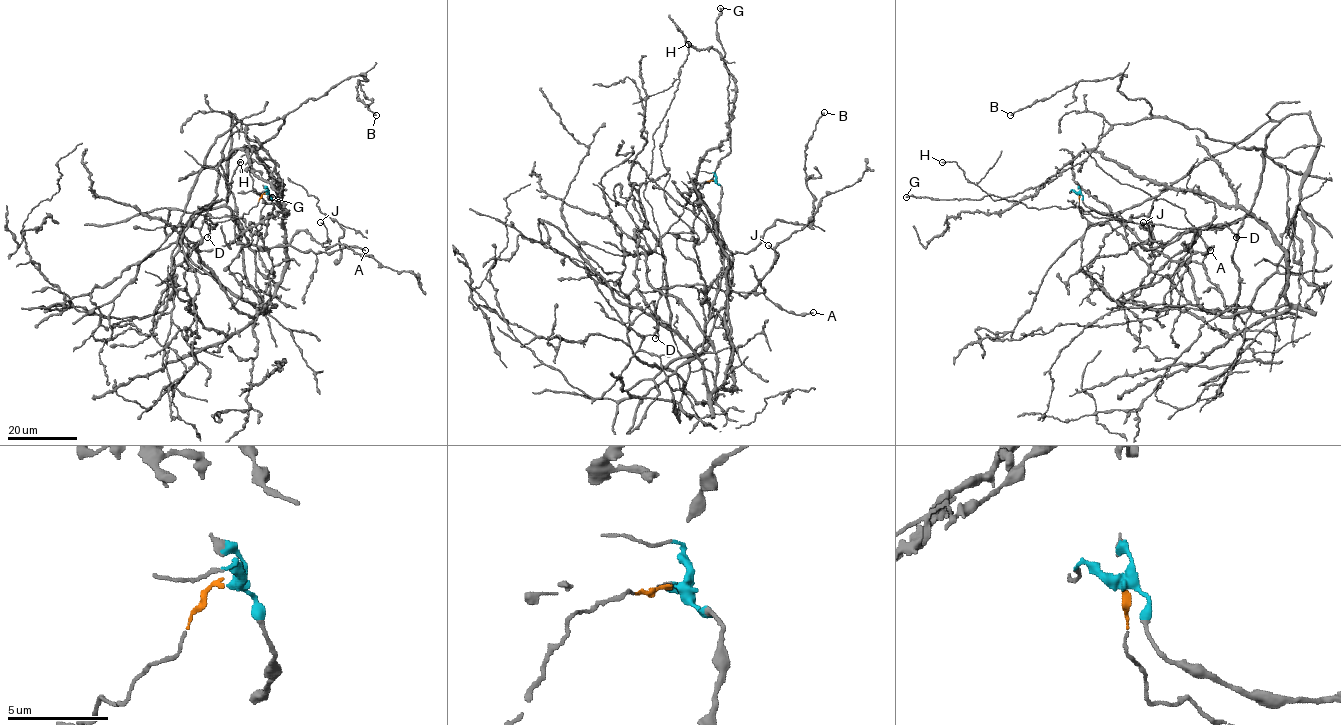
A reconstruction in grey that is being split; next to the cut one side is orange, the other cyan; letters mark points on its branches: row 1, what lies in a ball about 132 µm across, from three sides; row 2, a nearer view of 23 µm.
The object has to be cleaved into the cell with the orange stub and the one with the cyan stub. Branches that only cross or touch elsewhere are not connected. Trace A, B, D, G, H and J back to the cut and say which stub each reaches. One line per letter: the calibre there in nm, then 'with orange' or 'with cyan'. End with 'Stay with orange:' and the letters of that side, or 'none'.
A: 240 nm thick; with cyan
B: 400 nm thick; with cyan
D: 220 nm thick; with orange
G: 280 nm thick; with cyan
H: 190 nm thick; with orange
J: 150 nm thick; with cyan
Stay with orange: D, H

